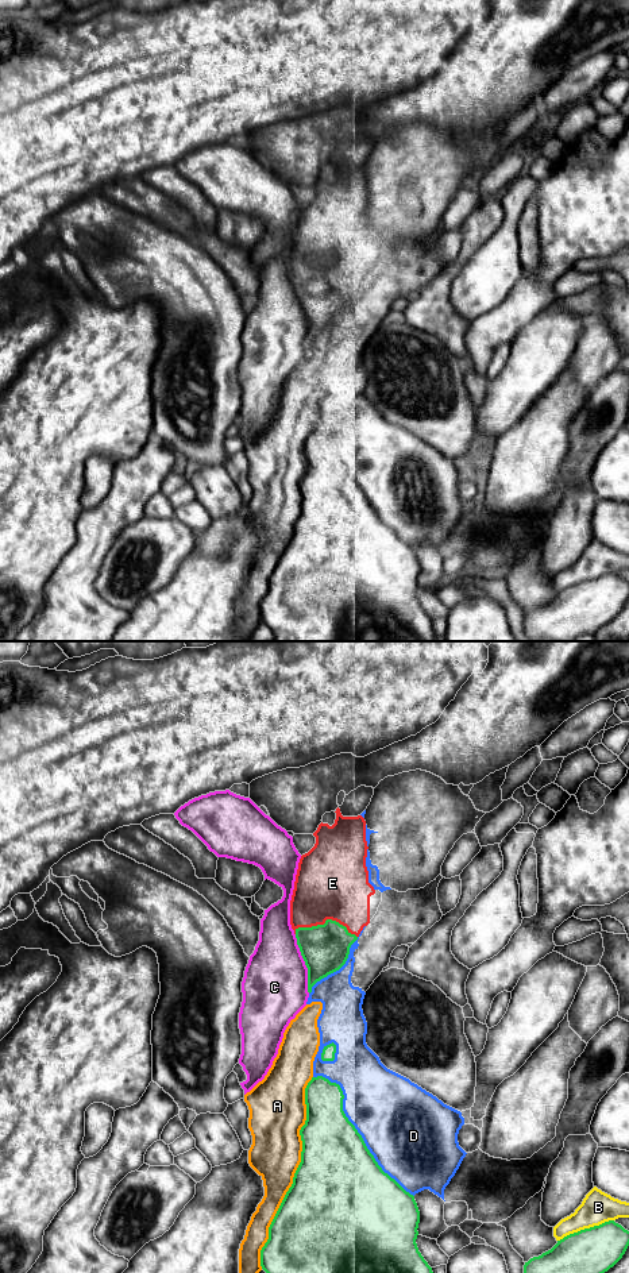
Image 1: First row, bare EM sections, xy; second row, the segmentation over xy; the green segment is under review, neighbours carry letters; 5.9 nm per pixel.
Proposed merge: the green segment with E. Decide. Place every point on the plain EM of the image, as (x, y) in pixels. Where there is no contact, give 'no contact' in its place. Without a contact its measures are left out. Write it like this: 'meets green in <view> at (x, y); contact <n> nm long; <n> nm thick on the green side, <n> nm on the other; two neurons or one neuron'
meets green in xy at (325, 273); contact 380 nm long; 280 nm thick on the green side, 440 nm on the other; one neuron

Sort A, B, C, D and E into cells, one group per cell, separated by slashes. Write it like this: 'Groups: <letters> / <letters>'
Groups: A / B / C / D / E

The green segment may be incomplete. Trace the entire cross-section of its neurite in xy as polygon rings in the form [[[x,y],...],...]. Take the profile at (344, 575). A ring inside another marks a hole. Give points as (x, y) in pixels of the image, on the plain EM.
[[[323,428],[312,429],[305,440],[306,472],[300,482],[302,493],[301,514],[294,525],[293,536],[269,579],[269,591],[261,602],[261,618],[271,629],[273,641],[436,641],[432,620],[424,612],[416,595],[420,563],[414,548],[406,544],[378,517],[362,487],[346,468],[343,451],[340,437]]]

